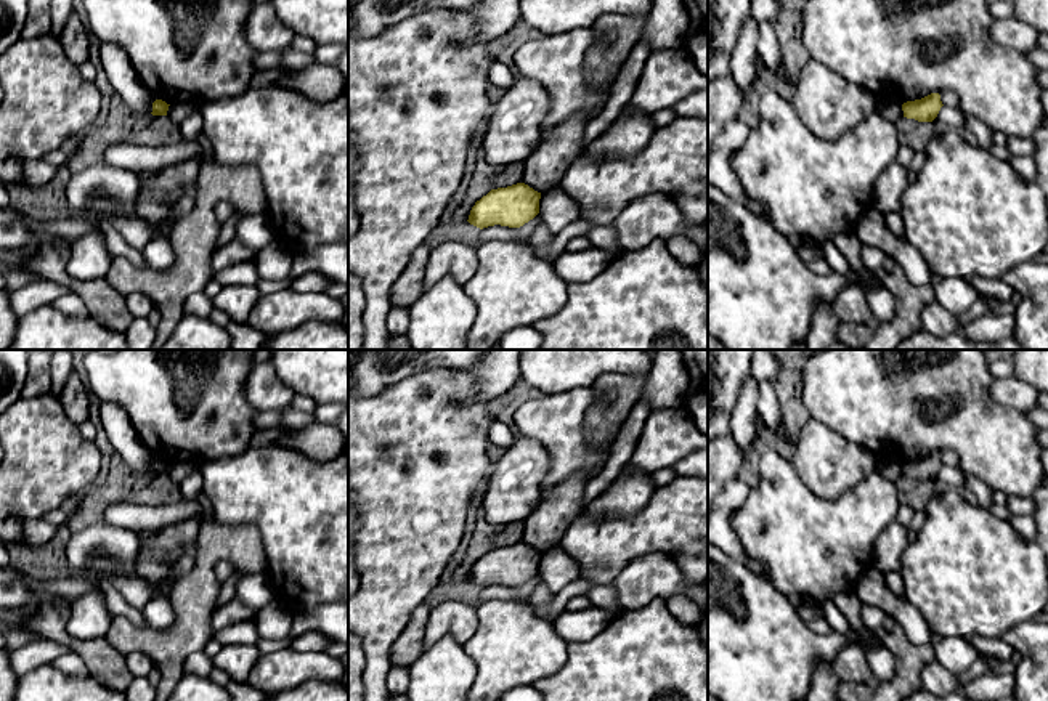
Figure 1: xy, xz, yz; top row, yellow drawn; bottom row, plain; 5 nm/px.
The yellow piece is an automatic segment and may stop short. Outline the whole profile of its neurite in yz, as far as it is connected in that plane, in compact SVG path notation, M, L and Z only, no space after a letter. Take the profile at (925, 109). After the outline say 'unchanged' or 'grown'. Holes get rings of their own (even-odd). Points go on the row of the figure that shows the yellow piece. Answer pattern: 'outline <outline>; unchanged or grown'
outline M931 93L921 99L907 101L902 104L904 117L915 119L918 122L932 122L940 107L942 107L940 95Z; unchanged

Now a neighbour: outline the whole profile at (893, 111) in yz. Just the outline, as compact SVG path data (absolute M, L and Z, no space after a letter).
M879 101L876 104L875 114L879 114L892 122L897 122L904 117L902 104L900 103L886 103Z

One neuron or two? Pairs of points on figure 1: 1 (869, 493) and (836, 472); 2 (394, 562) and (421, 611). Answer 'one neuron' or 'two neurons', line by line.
1: two neurons
2: two neurons

